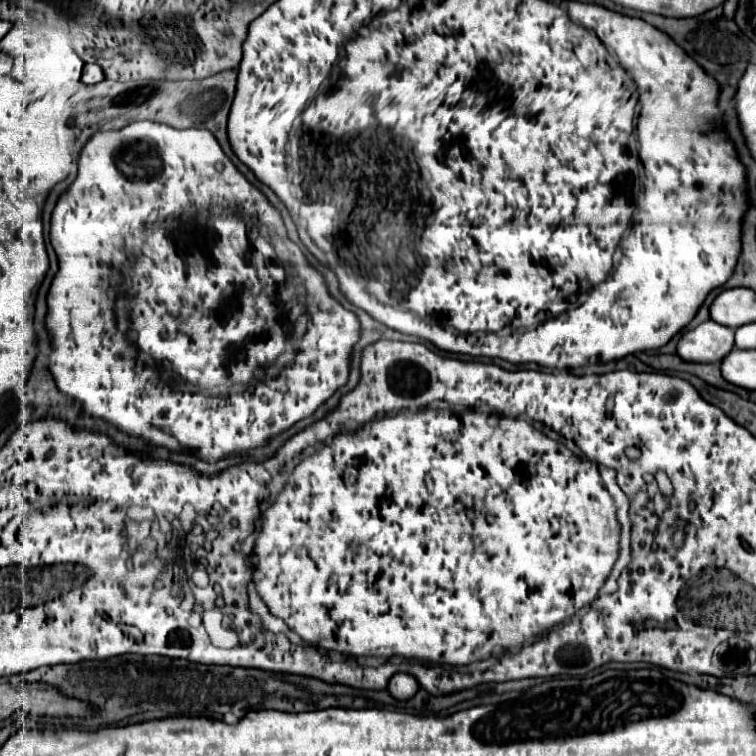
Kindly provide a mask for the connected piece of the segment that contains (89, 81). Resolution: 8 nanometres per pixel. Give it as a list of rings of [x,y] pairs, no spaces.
[[[84,65],[84,71],[82,71],[82,83],[86,83],[86,85],[94,85],[94,83],[100,83],[104,79],[104,73],[102,73],[102,69],[98,67],[98,65]]]

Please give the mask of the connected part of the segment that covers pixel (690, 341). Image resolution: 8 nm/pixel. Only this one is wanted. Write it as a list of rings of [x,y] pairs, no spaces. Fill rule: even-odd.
[[[706,321],[682,335],[678,341],[678,355],[684,361],[716,363],[722,361],[734,347],[734,329],[716,321]]]

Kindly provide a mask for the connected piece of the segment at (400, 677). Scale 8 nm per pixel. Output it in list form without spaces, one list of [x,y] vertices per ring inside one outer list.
[[[396,673],[388,683],[388,691],[394,699],[406,701],[406,699],[414,697],[414,693],[418,691],[418,681],[412,679],[408,673]]]

